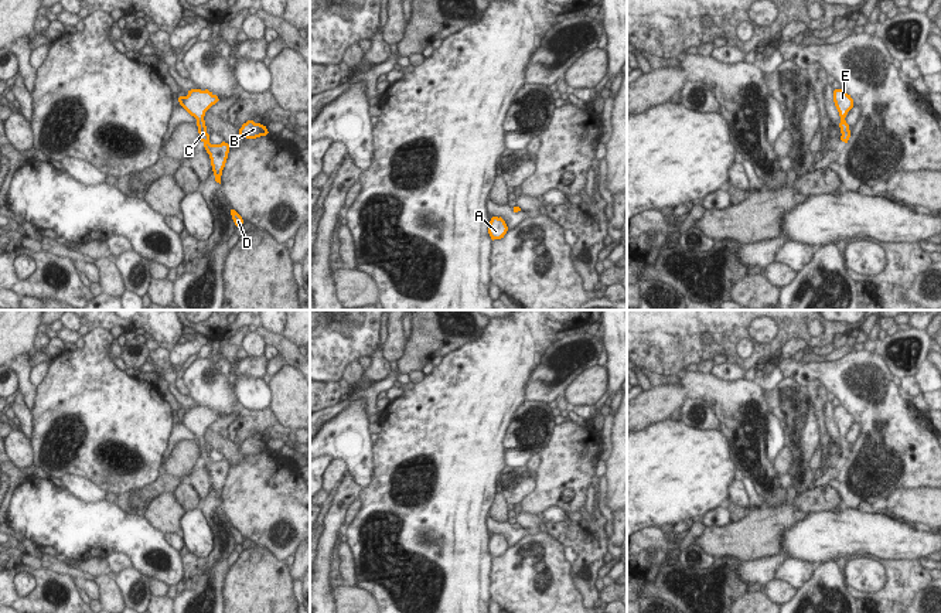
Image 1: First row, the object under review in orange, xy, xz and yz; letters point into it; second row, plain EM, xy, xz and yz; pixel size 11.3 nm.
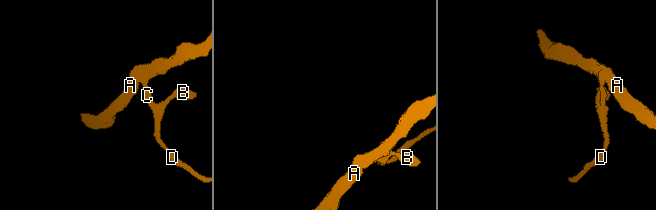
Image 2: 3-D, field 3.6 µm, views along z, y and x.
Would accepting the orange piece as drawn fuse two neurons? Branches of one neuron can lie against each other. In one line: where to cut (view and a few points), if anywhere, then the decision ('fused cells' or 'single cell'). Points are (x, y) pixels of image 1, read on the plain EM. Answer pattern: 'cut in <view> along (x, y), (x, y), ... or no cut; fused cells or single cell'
no cut; single cell

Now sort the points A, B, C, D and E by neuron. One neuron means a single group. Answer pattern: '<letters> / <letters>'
A B C D E

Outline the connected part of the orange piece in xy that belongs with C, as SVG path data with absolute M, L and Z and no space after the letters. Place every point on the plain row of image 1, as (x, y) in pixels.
M191 406L187 413L178 415L180 422L197 436L200 457L204 460L204 464L209 471L215 498L221 501L221 493L228 476L229 462L225 459L221 462L211 462L204 437L205 429L218 418L218 413L208 406Z

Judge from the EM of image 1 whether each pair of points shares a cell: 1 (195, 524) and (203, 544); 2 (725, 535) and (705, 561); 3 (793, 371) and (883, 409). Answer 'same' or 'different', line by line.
1: same
2: different
3: same

